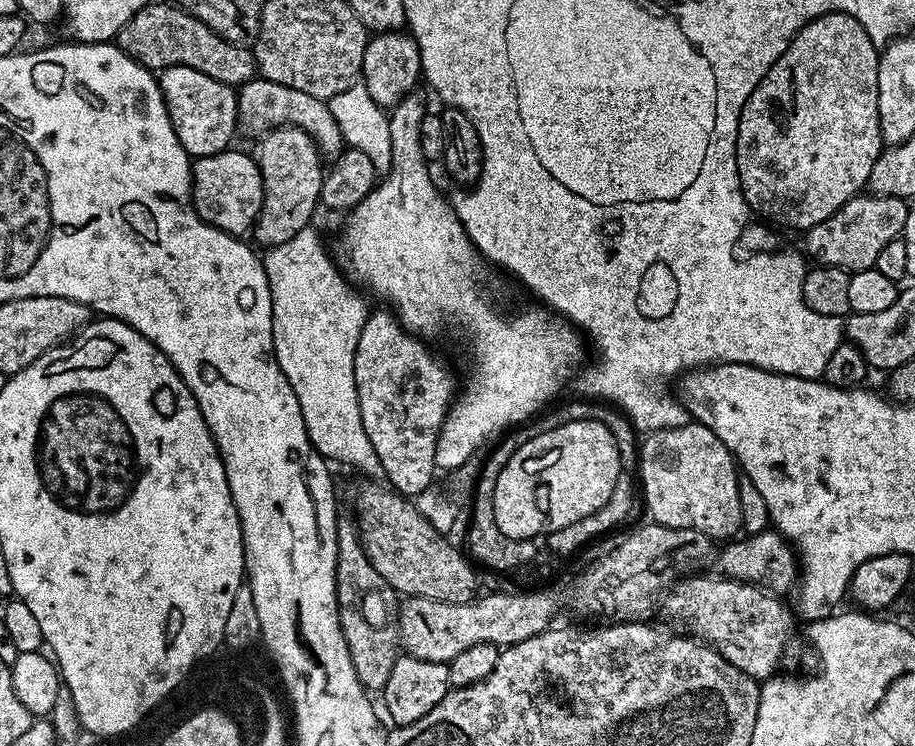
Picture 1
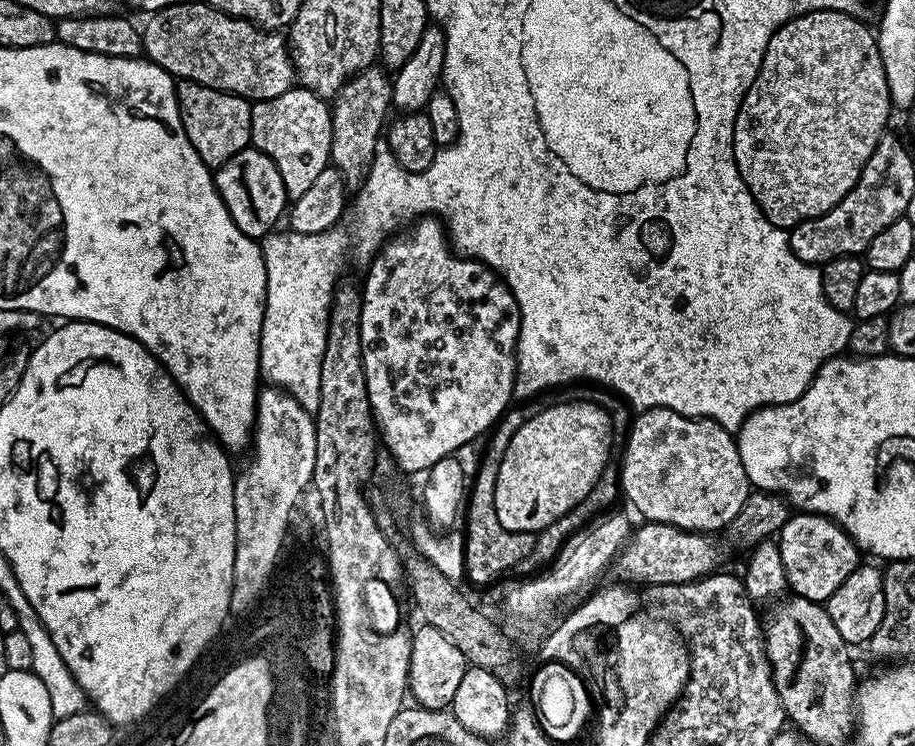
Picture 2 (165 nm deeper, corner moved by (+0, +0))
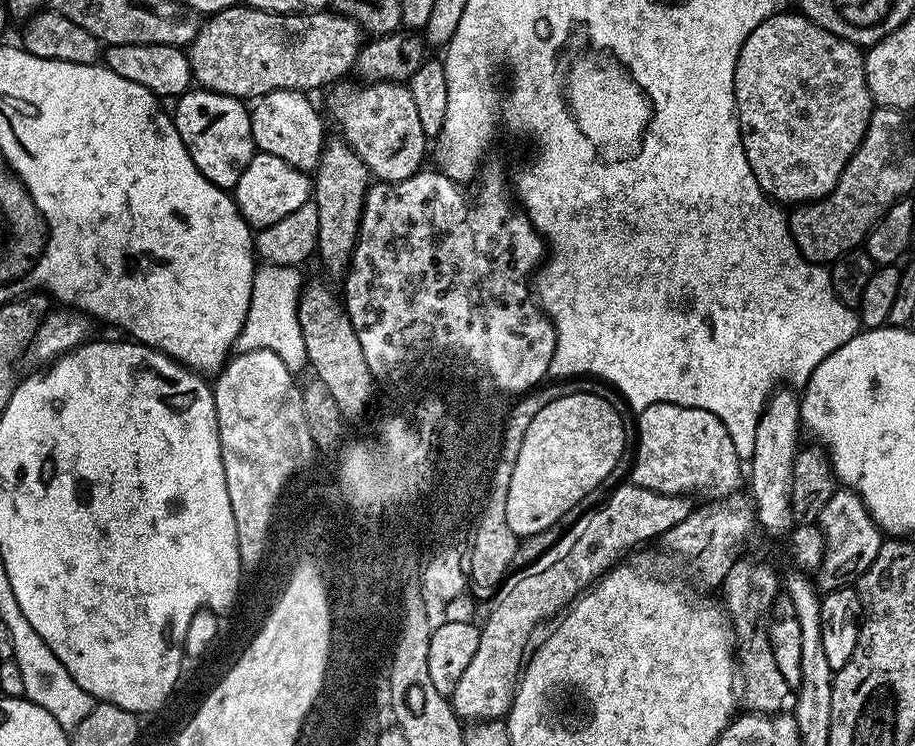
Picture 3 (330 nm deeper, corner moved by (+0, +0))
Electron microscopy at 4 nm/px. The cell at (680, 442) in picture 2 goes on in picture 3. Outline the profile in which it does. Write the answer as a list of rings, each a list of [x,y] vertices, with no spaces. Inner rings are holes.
[[[652,404],[638,416],[638,439],[634,444],[634,459],[630,471],[631,483],[646,490],[654,490],[671,496],[705,492],[708,498],[733,495],[742,484],[742,462],[726,434],[726,426],[710,410],[687,408],[677,404]]]

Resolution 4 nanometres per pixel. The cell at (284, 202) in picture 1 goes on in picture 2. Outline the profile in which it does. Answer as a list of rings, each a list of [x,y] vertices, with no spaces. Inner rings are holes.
[[[294,86],[278,98],[257,100],[250,114],[251,147],[256,148],[282,174],[289,201],[294,201],[306,192],[318,174],[330,166],[332,158],[332,110],[325,97],[314,94],[308,88]]]

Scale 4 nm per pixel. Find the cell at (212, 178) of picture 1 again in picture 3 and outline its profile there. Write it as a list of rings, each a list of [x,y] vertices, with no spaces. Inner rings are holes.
[[[257,151],[252,161],[242,170],[242,178],[238,178],[234,189],[234,199],[253,229],[259,230],[293,214],[303,203],[310,200],[314,192],[314,184],[309,173],[299,172],[290,162],[282,162],[282,158],[274,158],[274,154]]]

